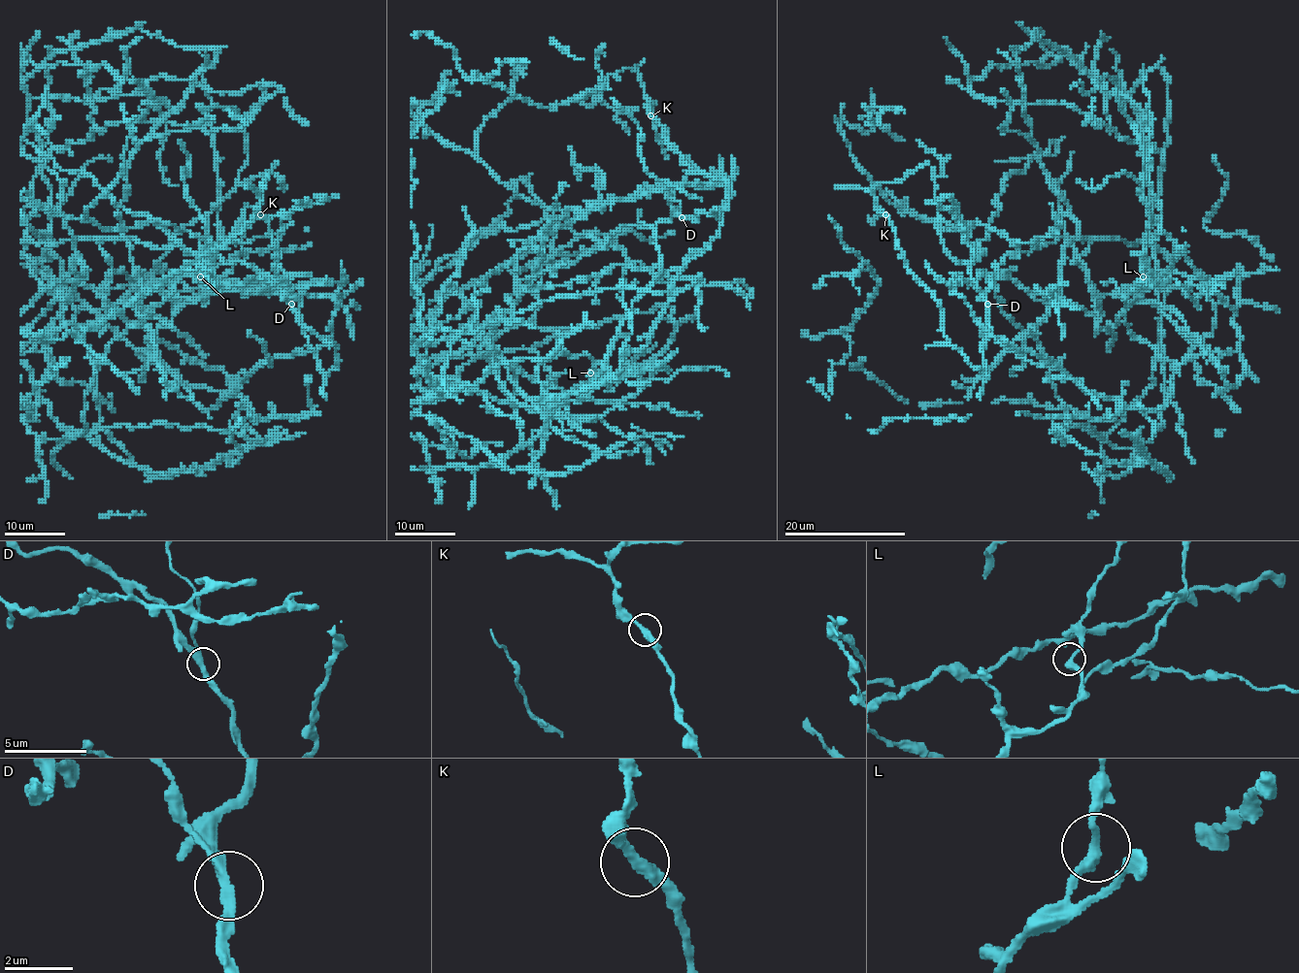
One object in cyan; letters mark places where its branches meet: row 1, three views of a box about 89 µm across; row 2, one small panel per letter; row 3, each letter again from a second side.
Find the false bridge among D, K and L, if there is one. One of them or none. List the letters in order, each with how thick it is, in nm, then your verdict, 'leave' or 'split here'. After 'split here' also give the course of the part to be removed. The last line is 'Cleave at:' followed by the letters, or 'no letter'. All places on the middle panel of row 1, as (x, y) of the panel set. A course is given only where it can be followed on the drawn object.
D: 320 nm | split here | (681, 216), (680, 203), (669, 203), (671, 185), (584, 202)
K: 320 nm | leave
L: 320 nm | leave
Cleave at: D

